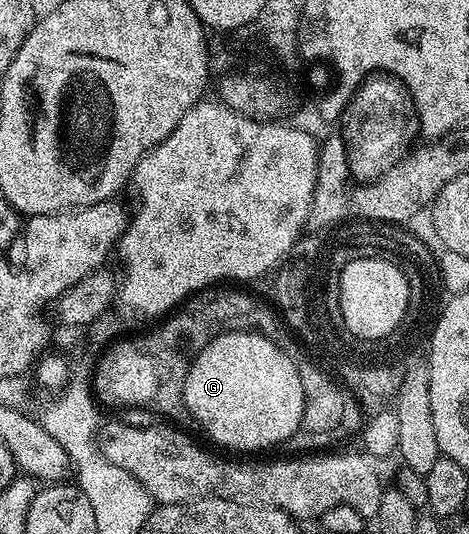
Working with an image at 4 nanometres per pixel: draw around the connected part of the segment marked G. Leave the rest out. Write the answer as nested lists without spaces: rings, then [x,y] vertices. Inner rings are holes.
[[[240,332],[237,334],[222,334],[221,337],[215,338],[208,344],[198,358],[191,363],[191,370],[187,373],[185,380],[185,388],[183,389],[183,402],[187,406],[187,410],[192,419],[212,438],[215,442],[220,442],[223,446],[232,446],[235,450],[263,450],[266,446],[278,447],[284,441],[293,436],[295,430],[303,425],[303,389],[301,388],[301,376],[297,376],[296,362],[284,352],[281,348],[277,348],[277,344],[273,344],[262,334],[254,332]]]

